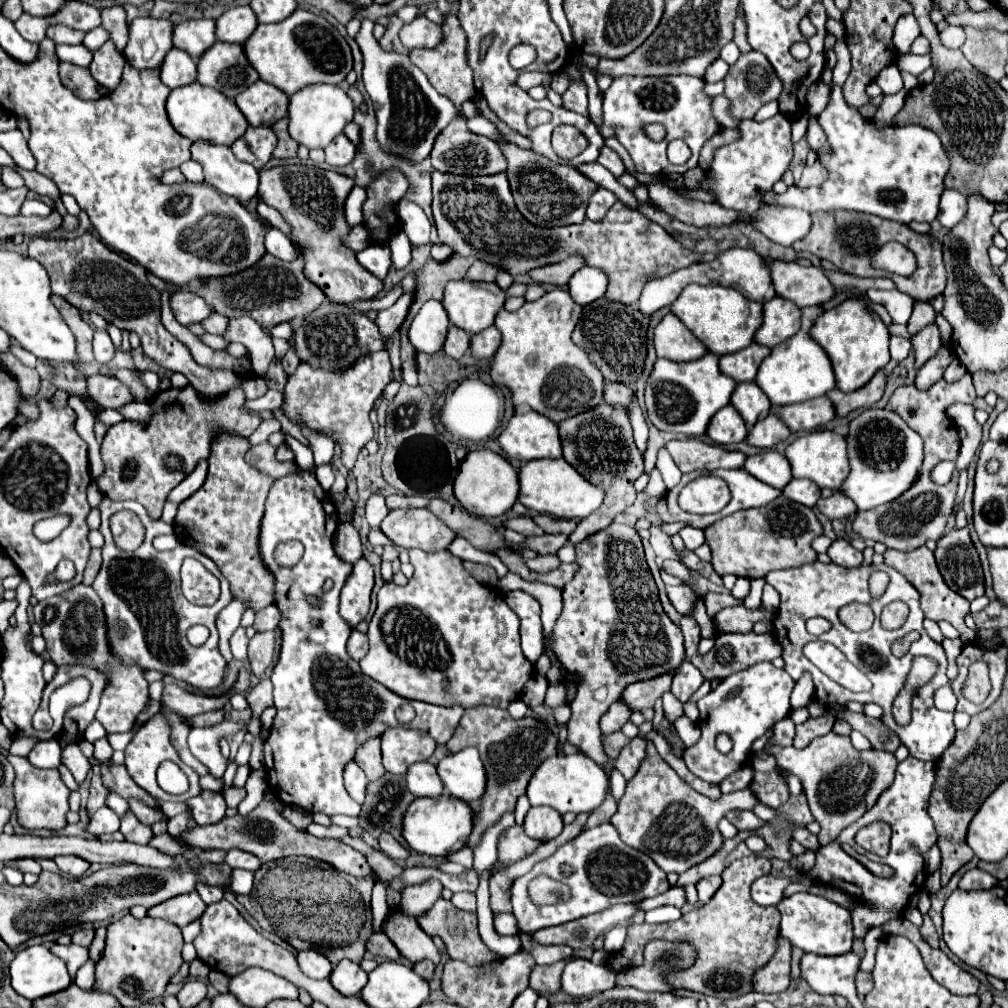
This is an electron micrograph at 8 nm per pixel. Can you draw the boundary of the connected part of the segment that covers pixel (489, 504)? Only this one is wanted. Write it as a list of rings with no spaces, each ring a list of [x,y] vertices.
[[[492,450],[470,452],[466,460],[460,464],[460,472],[454,482],[454,496],[460,500],[460,504],[470,514],[482,518],[494,518],[506,514],[518,500],[518,490],[520,490],[520,482],[516,470],[506,458],[502,458]]]

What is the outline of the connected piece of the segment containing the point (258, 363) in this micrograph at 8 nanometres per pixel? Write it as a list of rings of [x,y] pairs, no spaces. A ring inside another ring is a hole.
[[[252,318],[230,320],[224,338],[230,342],[240,342],[250,350],[250,360],[258,376],[264,376],[268,372],[268,366],[274,356],[274,346],[272,338],[262,330],[260,324],[256,324]]]

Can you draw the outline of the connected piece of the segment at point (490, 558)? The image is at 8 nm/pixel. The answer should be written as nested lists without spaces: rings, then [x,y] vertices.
[[[458,536],[458,538],[448,546],[448,552],[452,552],[454,556],[460,556],[462,560],[470,560],[470,562],[478,562],[478,564],[488,564],[488,566],[492,566],[492,568],[498,572],[498,578],[502,578],[502,576],[508,572],[508,568],[500,562],[498,556],[474,548],[474,546],[472,546],[468,540],[464,540],[462,536]]]

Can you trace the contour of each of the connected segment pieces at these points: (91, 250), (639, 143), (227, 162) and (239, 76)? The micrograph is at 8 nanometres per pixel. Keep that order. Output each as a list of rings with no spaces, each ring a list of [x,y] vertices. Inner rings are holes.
[[[82,234],[74,240],[58,240],[58,242],[44,236],[36,236],[30,242],[30,256],[46,268],[54,294],[62,296],[78,310],[84,312],[94,310],[104,320],[116,324],[118,328],[138,332],[144,354],[150,356],[160,366],[188,376],[192,388],[196,388],[200,396],[216,400],[216,396],[224,396],[228,388],[234,388],[240,382],[228,370],[208,370],[192,360],[190,350],[180,340],[176,340],[160,322],[160,292],[148,282],[146,270],[140,264],[110,250],[94,234]]]
[[[688,74],[680,76],[622,76],[612,82],[612,86],[602,94],[602,126],[598,128],[604,138],[618,136],[620,144],[628,150],[634,160],[634,168],[640,174],[648,176],[670,176],[684,174],[690,168],[698,166],[698,150],[708,142],[714,134],[722,132],[724,126],[712,114],[712,98],[704,94],[704,80]],[[660,122],[666,126],[666,138],[662,142],[652,142],[644,136],[644,124]],[[670,140],[684,140],[692,156],[684,166],[674,166],[666,158],[666,146]]]
[[[196,142],[192,158],[202,164],[204,180],[216,190],[236,196],[240,202],[248,202],[258,194],[258,170],[236,160],[228,146]]]
[[[216,42],[198,62],[198,82],[220,90],[228,98],[236,98],[258,78],[242,44]]]

